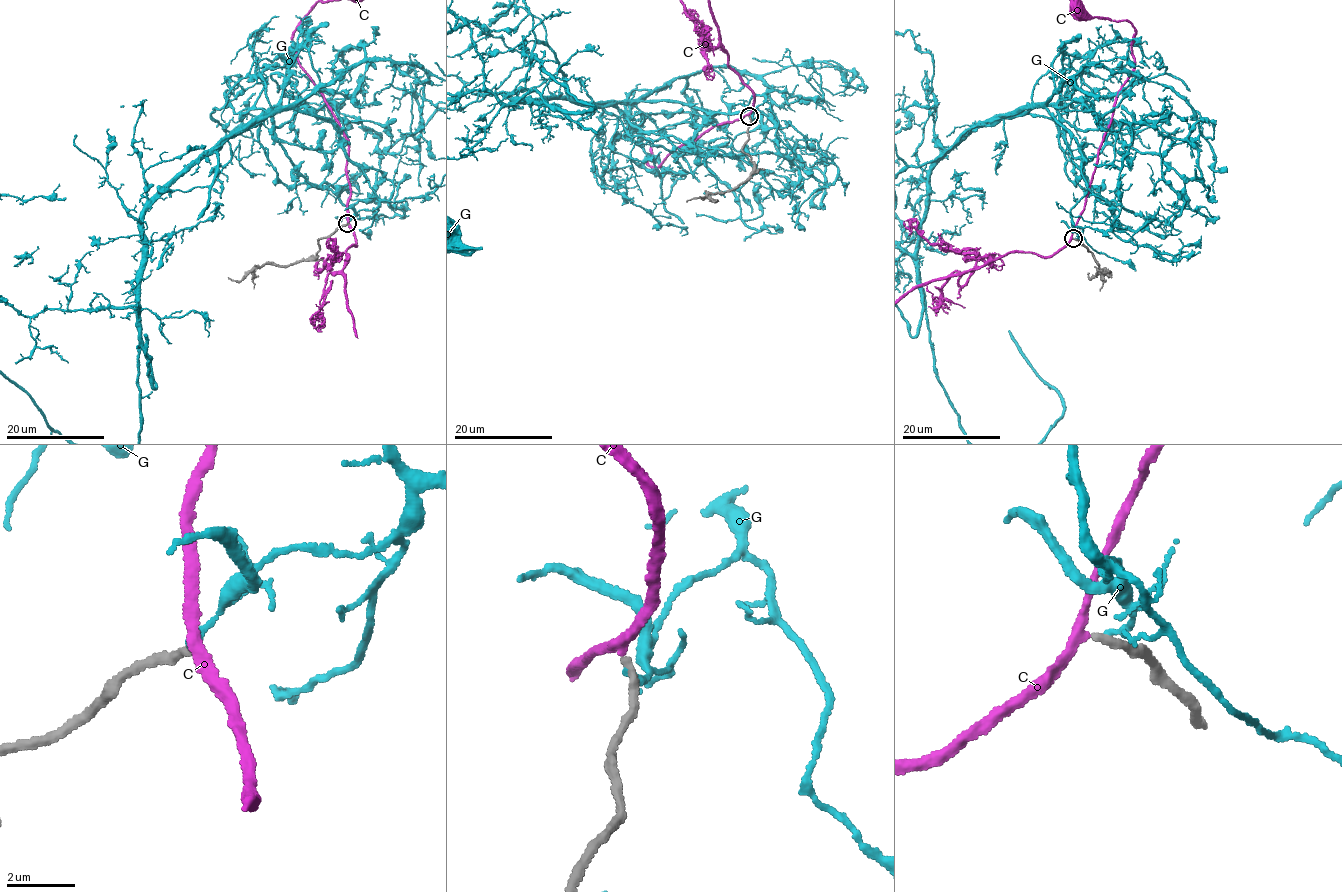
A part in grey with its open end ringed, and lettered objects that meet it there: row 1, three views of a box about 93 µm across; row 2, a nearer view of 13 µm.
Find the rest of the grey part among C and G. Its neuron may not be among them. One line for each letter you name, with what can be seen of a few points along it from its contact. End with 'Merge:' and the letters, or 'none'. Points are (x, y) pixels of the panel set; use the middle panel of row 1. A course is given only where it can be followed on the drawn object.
C: course (749, 115), (706, 129), (675, 147), (658, 167), (651, 166), (645, 160), (651, 77)
Merge: C

